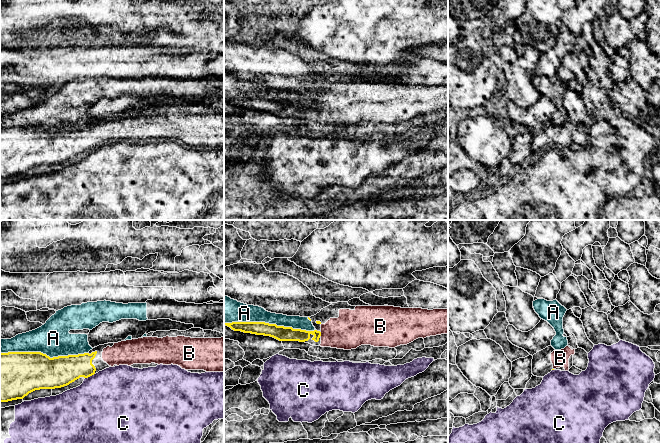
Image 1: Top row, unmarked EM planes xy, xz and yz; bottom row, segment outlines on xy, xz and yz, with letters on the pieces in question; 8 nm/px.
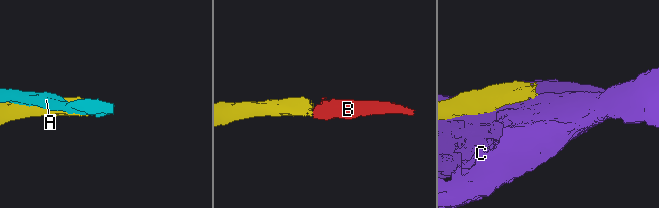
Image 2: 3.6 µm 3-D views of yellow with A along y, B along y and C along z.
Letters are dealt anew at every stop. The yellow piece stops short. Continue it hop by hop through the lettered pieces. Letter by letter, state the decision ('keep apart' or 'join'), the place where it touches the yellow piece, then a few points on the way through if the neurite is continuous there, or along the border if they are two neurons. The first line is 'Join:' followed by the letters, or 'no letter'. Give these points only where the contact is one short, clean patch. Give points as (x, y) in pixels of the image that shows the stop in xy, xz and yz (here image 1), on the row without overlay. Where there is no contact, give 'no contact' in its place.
Join: B
A: keep apart | xz (270, 100)
B: join | xz (320, 110) | across xz (289, 110), (320, 110), (343, 109), (350, 106)
C: keep apart | xy (89, 152)

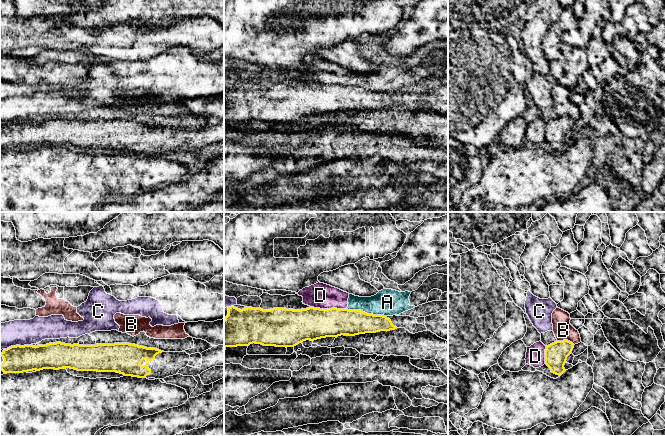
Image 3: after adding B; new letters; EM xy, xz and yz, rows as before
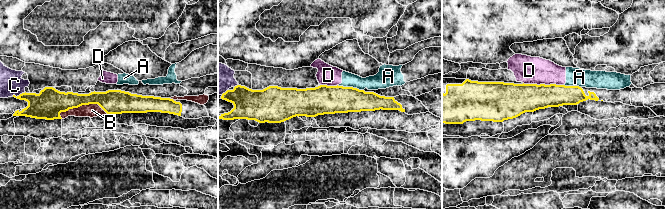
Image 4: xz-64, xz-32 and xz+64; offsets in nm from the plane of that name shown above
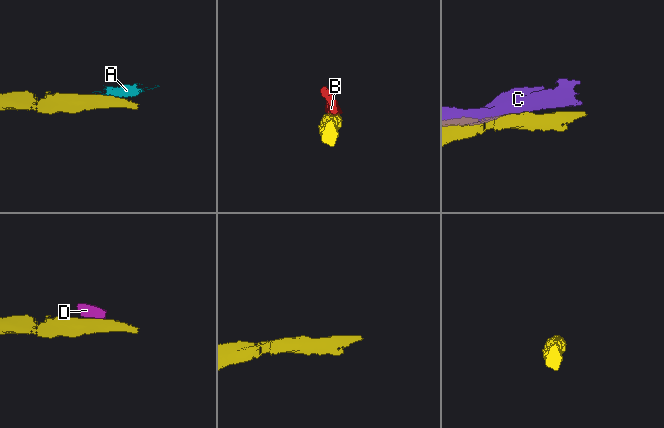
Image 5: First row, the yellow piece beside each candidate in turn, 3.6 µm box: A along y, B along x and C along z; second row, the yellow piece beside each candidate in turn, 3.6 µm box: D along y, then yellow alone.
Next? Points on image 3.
Join: no letter
A: keep apart | xz (364, 88) | along xz (346, 84), (382, 91)
B: keep apart | yz (566, 116)
C: keep apart | xy (17, 121) | along xy (31, 119), (9, 122), (4, 125)
D: keep apart | xz (328, 85) | along xz (310, 82), (345, 85)

